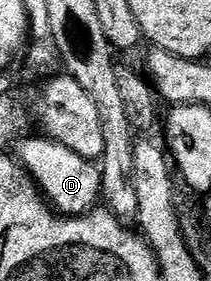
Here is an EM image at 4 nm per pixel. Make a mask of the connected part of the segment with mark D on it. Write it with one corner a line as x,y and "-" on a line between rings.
50,137
42,138
24,138
18,144
18,147
20,146
19,152
17,152
19,162
34,177
40,192
56,212
65,215
87,214
101,199
103,176
100,168
92,160
82,159
73,149
61,145
57,140

